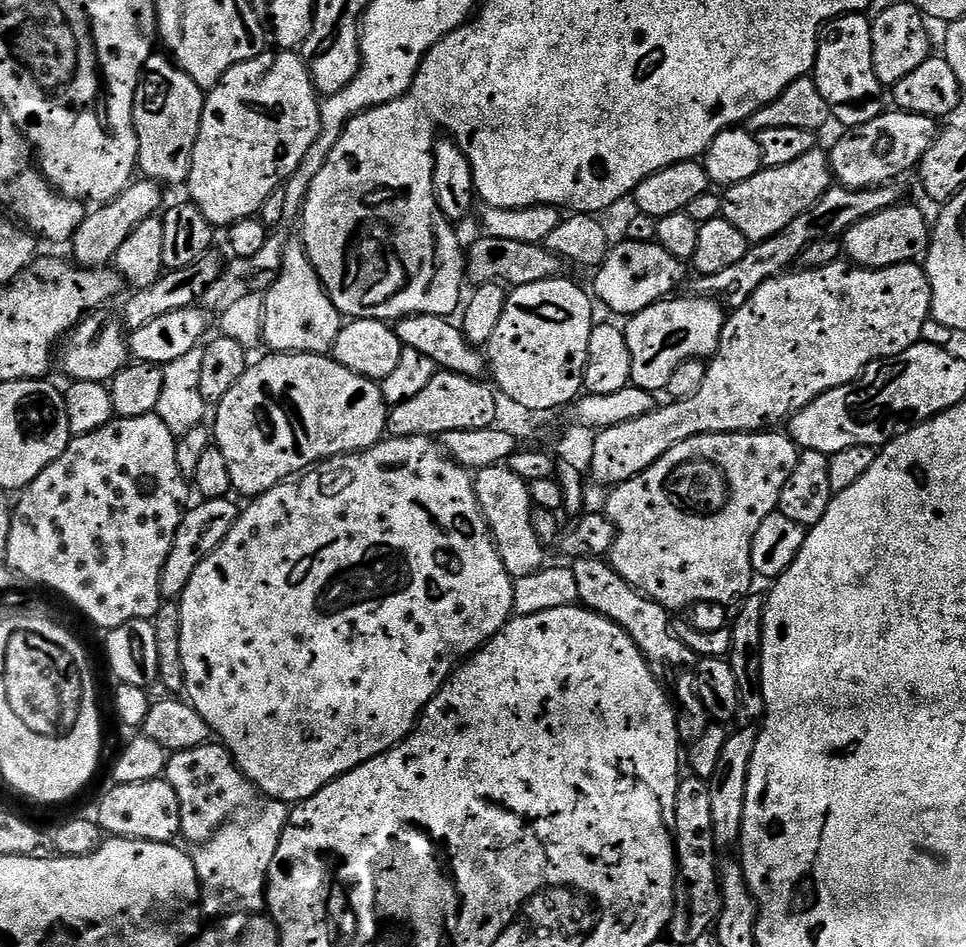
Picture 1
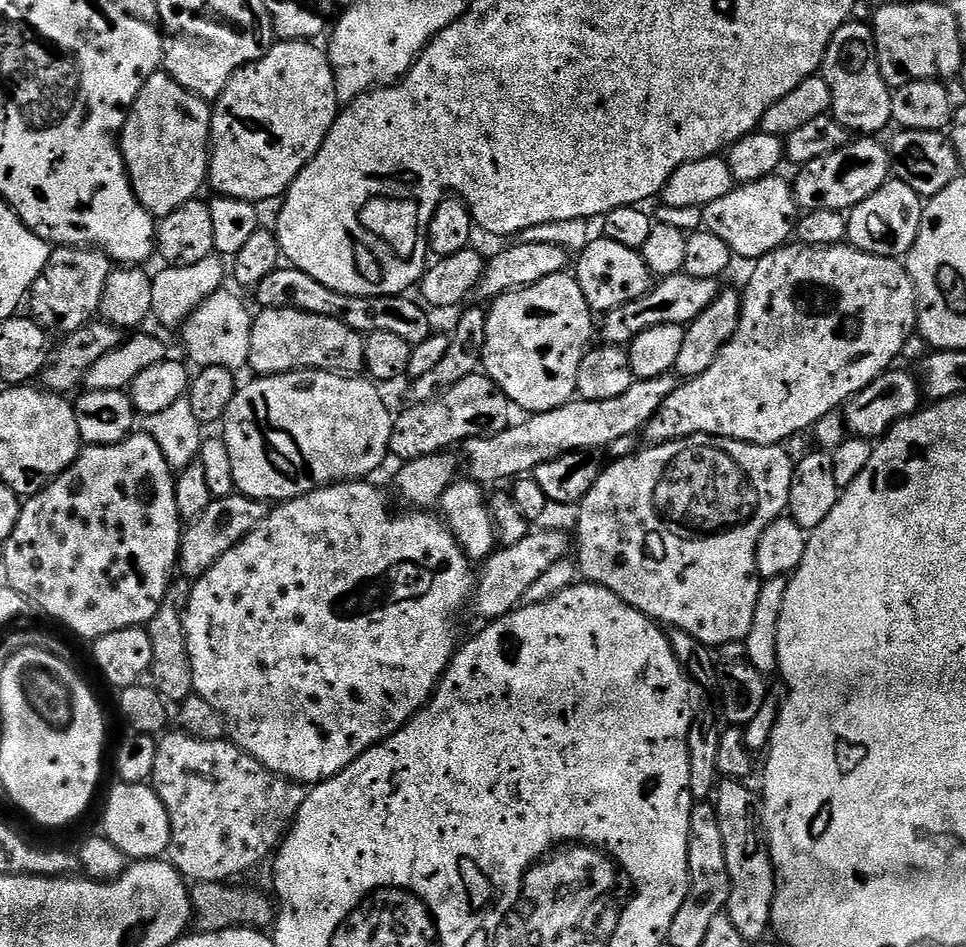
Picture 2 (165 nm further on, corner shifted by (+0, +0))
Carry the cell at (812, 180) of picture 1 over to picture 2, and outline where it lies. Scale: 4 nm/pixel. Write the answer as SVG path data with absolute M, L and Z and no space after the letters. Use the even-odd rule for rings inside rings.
M780 174L733 187L726 198L718 198L718 202L710 202L703 209L703 231L718 234L718 238L730 246L733 257L740 259L741 256L749 262L759 260L775 248L785 247L793 239L798 219L793 185L789 181L787 184Z

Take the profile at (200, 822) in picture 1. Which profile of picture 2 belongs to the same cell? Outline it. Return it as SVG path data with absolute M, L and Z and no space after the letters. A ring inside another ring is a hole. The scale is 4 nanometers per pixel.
M183 730L169 731L159 741L158 758L152 771L152 789L162 798L170 818L170 846L167 859L180 871L185 881L196 884L232 882L235 876L256 868L271 857L284 843L296 821L306 795L303 784L297 784L272 772L231 739L195 740Z

